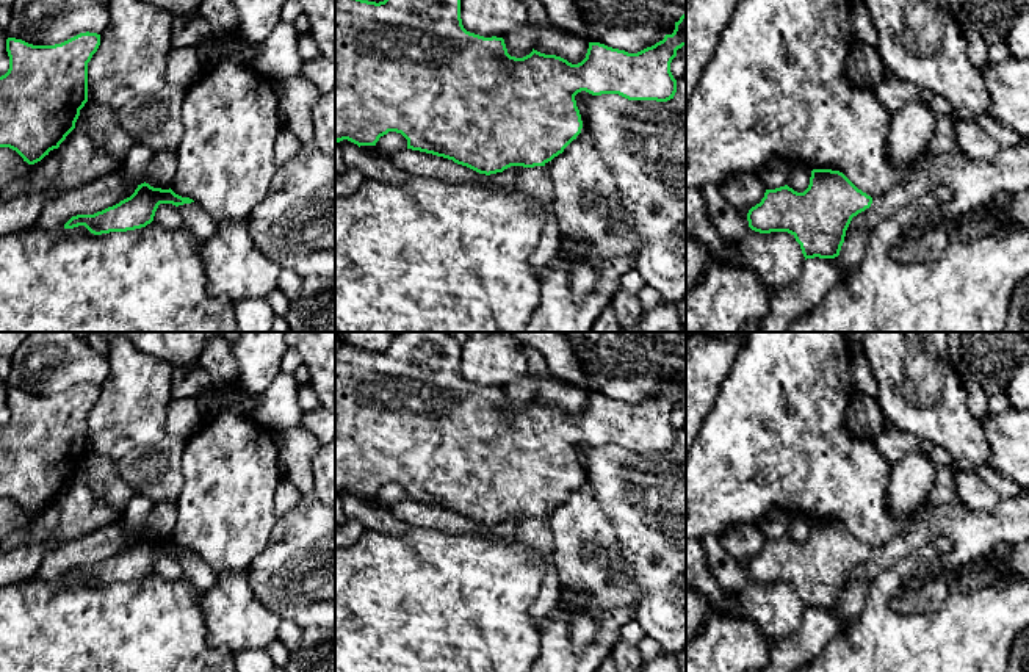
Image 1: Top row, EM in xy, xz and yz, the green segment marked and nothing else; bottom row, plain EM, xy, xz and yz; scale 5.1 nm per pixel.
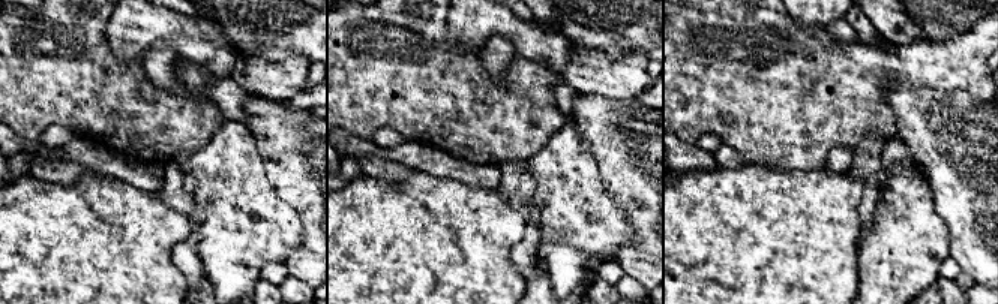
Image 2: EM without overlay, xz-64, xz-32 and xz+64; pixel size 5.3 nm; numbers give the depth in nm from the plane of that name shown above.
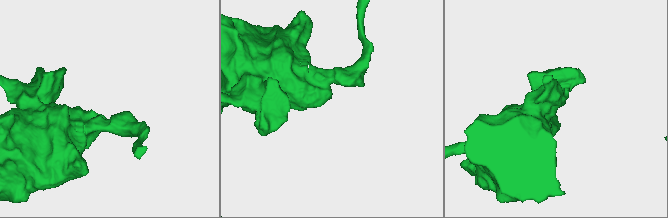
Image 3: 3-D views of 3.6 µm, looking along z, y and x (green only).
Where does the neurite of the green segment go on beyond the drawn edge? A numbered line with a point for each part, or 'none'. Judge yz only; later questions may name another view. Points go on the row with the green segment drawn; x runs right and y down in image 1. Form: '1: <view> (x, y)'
none

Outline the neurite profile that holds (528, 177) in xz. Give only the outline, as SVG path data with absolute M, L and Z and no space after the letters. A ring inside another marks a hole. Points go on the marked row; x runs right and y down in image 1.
M545 166L523 168L517 177L517 190L545 208L553 204L554 186Z

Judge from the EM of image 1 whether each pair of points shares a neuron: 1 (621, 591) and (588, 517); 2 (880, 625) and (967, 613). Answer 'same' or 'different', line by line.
1: same
2: same

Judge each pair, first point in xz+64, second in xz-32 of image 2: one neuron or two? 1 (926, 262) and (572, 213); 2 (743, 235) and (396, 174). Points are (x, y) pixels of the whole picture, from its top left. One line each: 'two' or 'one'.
1: two
2: two

